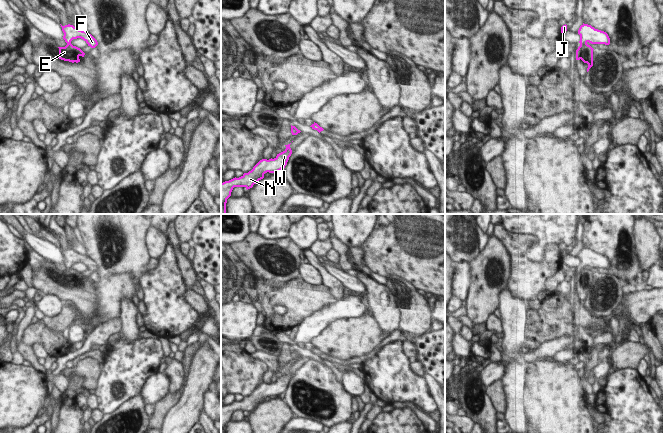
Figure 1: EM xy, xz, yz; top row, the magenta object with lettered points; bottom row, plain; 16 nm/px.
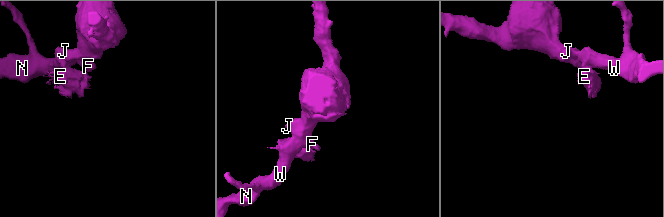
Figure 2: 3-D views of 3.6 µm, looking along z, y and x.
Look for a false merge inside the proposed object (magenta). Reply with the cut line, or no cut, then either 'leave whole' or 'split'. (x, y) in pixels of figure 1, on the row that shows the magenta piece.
yz (586, 42), (580, 44) | split

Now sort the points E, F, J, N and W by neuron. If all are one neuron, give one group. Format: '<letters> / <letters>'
E / F J N W

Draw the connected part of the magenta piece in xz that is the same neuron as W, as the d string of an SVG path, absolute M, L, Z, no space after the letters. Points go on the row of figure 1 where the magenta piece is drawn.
M290 144L285 146L286 149L277 154L274 159L262 159L248 173L244 173L239 178L235 177L229 181L221 183L221 214L226 214L227 199L231 196L234 187L245 187L248 190L259 180L263 179L265 173L275 173L285 168L289 157L292 154Z

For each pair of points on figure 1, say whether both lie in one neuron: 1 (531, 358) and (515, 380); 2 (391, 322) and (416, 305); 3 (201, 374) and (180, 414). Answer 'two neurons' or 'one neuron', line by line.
1: two neurons
2: two neurons
3: one neuron

